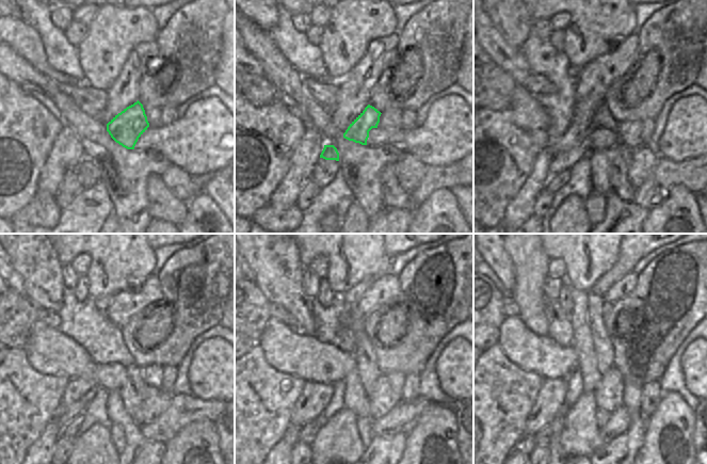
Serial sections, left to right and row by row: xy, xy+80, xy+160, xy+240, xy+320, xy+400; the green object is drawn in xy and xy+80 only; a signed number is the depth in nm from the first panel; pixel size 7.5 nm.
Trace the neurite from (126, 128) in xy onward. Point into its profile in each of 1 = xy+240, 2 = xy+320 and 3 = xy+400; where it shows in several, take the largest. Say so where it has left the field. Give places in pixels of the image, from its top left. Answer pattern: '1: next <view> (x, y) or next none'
1: next xy+240 (64, 414)
2: next xy+320 (291, 435)
3: next xy+400 (526, 446)

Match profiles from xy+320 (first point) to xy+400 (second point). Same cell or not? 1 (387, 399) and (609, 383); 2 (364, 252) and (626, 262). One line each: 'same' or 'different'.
1: same
2: different

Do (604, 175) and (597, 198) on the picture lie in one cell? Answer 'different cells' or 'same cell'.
different cells

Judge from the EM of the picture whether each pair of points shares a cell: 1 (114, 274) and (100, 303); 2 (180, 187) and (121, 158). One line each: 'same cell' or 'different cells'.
1: different cells
2: different cells

